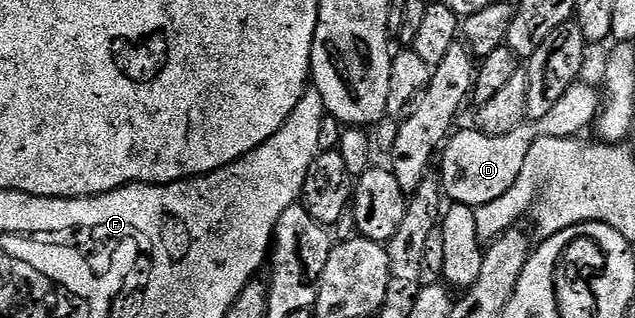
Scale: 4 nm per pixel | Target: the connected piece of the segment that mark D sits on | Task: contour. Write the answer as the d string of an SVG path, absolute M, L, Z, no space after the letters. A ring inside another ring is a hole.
M577 81L572 87L564 93L564 97L556 103L552 110L544 115L543 119L534 122L526 122L520 127L516 127L511 134L502 135L500 137L486 136L475 128L470 127L464 131L457 130L443 146L440 158L442 163L440 171L438 171L439 180L442 183L443 194L455 204L467 205L470 208L478 208L481 205L487 205L494 202L502 194L509 191L516 179L523 170L524 160L527 159L527 153L531 150L531 144L538 141L539 137L544 138L566 138L577 136L578 133L586 127L593 126L600 112L602 97L597 91L584 84L584 81Z

